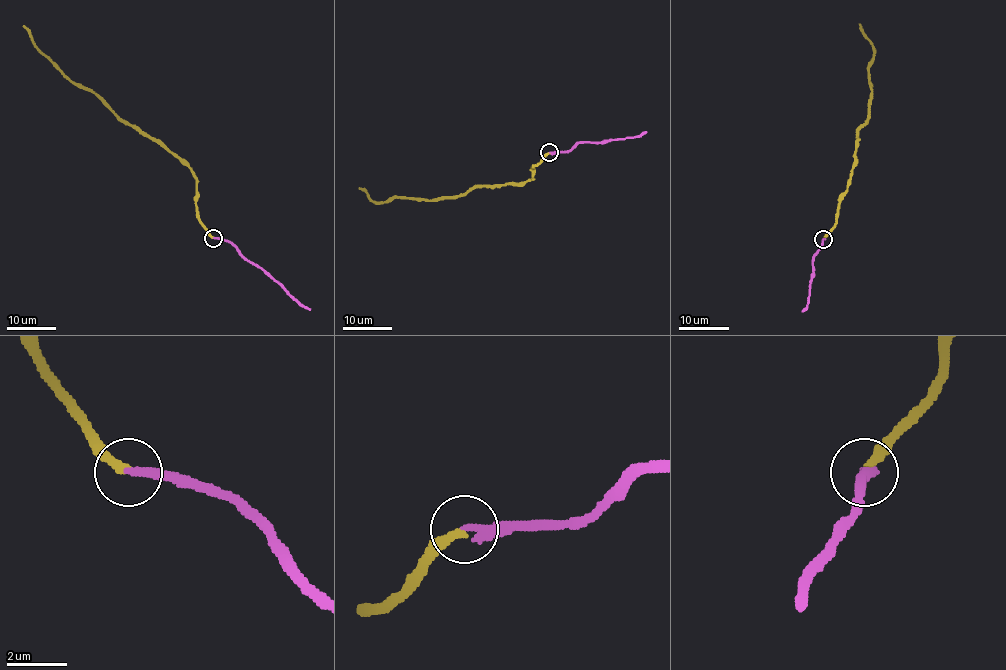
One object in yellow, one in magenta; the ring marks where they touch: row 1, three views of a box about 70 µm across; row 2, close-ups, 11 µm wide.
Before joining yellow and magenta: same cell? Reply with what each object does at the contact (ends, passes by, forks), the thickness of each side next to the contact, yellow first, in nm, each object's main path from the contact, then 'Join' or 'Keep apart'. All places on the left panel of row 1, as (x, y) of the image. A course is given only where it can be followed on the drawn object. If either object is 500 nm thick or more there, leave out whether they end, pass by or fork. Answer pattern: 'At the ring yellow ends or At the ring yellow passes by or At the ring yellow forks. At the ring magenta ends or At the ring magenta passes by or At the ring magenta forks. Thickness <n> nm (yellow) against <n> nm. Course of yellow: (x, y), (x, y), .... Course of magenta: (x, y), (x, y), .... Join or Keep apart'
At the ring yellow ends. At the ring magenta ends. Thickness 300 nm (yellow) against 320 nm. Course of yellow: (214, 238), (199, 218), (194, 173), (156, 141), (123, 123), (92, 92), (80, 88), (38, 48), (22, 26). Course of magenta: (214, 238), (227, 239), (242, 255), (311, 308). Join

